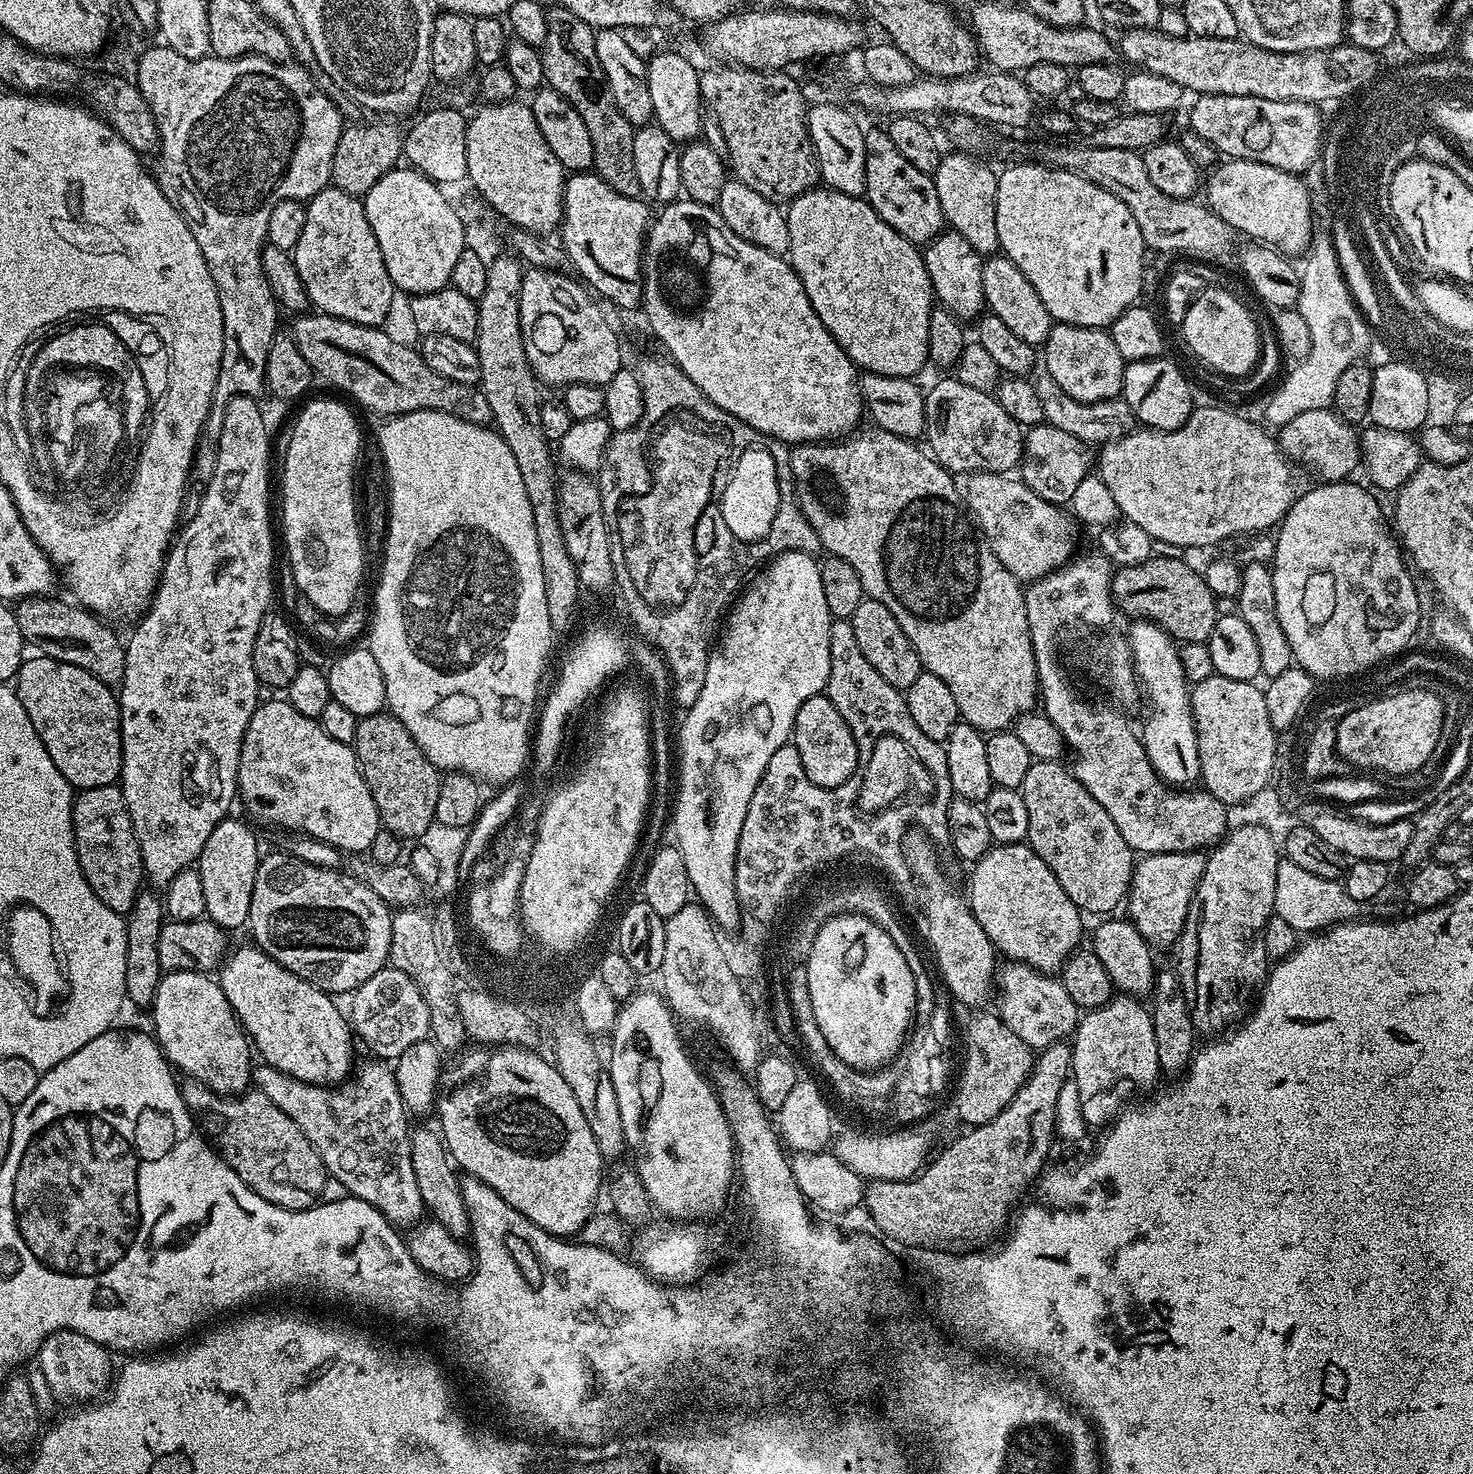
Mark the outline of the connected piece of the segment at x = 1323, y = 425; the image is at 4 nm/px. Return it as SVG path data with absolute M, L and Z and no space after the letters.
M1331 407L1306 410L1290 422L1279 425L1278 443L1284 455L1301 469L1309 468L1324 482L1344 482L1355 468L1362 464L1362 436L1348 420L1344 420Z

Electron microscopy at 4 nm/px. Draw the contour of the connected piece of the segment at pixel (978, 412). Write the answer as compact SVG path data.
M955 378L940 380L924 397L927 447L943 468L953 474L999 472L1008 474L1024 457L1025 429L997 402L991 392L974 390Z

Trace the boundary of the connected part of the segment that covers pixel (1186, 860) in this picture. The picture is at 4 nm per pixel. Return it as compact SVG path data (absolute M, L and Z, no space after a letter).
M1203 851L1163 852L1145 855L1135 863L1126 909L1130 912L1129 919L1149 945L1158 948L1170 943L1173 945L1179 939L1189 904L1205 872L1206 860L1207 855Z

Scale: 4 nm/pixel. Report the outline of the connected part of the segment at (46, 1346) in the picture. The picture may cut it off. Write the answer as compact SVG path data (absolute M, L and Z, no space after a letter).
M58 1330L42 1342L38 1366L42 1374L46 1374L46 1386L50 1386L57 1401L92 1402L107 1393L113 1379L114 1364L108 1361L108 1356L110 1357L109 1349L86 1338L86 1334L78 1334L74 1330Z

